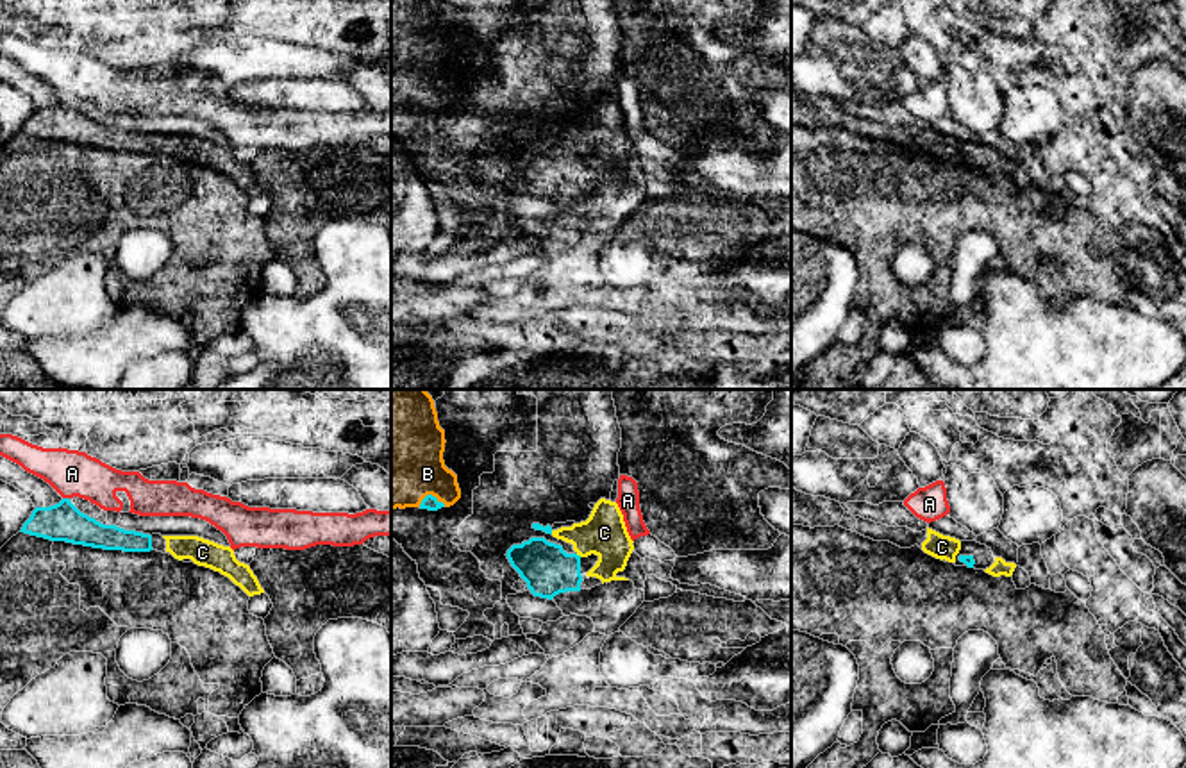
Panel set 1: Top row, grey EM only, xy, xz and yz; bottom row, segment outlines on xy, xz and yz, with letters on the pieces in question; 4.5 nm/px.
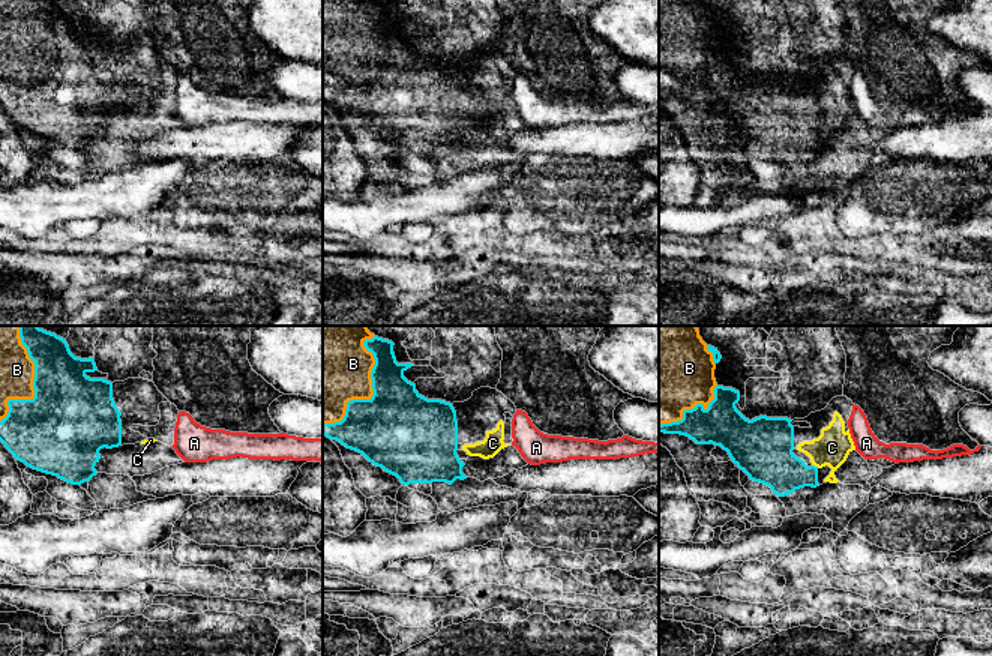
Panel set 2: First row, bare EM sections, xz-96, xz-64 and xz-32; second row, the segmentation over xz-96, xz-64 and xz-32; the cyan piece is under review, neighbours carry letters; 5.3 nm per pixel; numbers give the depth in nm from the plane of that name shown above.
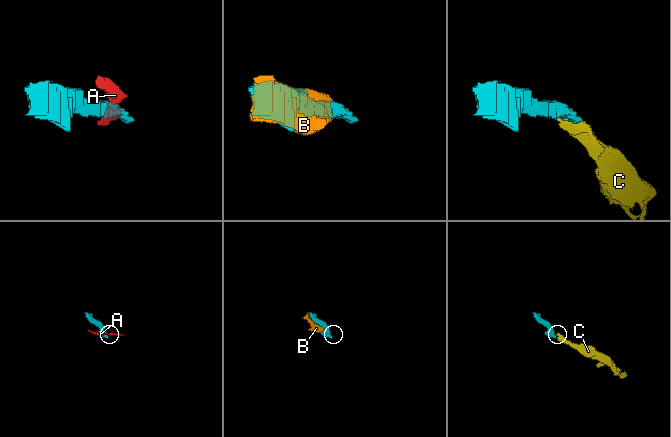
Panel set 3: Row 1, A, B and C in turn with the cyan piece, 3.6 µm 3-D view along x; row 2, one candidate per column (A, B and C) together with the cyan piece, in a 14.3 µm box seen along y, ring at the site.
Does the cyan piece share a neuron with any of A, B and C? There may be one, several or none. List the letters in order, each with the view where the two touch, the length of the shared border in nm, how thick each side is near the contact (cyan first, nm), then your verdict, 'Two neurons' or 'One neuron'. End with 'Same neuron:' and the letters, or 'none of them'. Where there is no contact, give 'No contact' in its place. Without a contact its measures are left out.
A: Touches cyan in xy. Shared border 30 nm. Thickness 180 nm (cyan) against 200 nm. Two neurons
B: Touches cyan in xz. Shared border 130 nm. Thickness 70 nm (cyan) against 460 nm. One neuron
C: Touches cyan in xz. Shared border 30 nm. Thickness 220 nm (cyan) against 200 nm. One neuron
Same neuron: B, C

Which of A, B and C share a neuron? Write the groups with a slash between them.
A / B C

